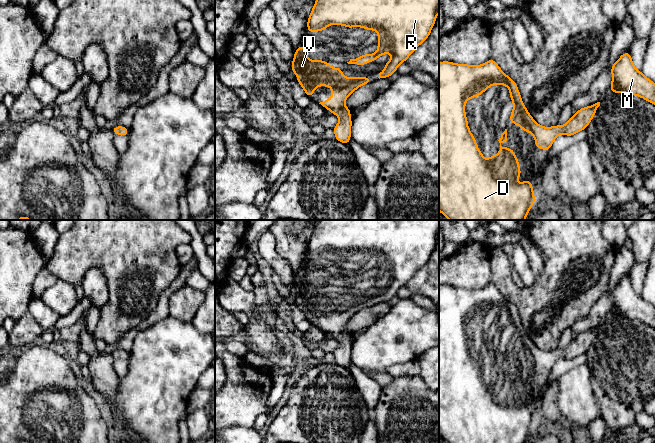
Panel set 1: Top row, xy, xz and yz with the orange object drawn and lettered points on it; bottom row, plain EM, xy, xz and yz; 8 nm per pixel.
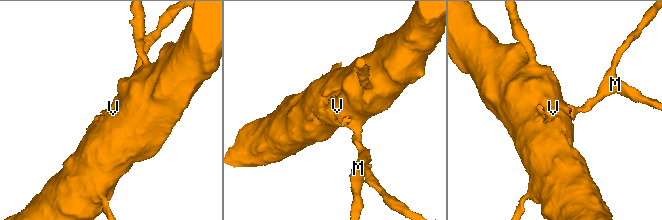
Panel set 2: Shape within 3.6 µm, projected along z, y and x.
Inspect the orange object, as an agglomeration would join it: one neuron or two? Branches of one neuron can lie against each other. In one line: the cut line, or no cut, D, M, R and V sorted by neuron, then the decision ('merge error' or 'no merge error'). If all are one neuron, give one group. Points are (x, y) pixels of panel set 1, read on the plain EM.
no cut | D M R V | no merge error

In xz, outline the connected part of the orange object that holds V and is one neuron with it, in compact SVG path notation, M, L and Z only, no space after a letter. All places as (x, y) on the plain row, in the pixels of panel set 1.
M302 268L294 277L292 296L297 299L298 307L310 322L319 310L329 310L334 315L330 322L319 328L340 342L333 352L335 363L348 369L351 364L352 343L349 341L352 334L345 331L345 325L357 312L370 307L372 302L343 301L342 292L332 292L330 287L323 284L310 284L306 278L307 272Z

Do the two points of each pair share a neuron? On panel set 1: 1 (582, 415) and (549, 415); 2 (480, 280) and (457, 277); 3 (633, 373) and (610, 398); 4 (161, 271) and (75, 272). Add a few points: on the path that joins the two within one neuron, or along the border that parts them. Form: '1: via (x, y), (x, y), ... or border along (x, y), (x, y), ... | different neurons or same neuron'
1: border along (558, 392), (558, 409), (563, 426) | different neurons
2: via (474, 277), (463, 277) | same neuron
3: via (627, 379), (616, 392) | same neuron
4: via (140, 262), (96, 261) | same neuron

